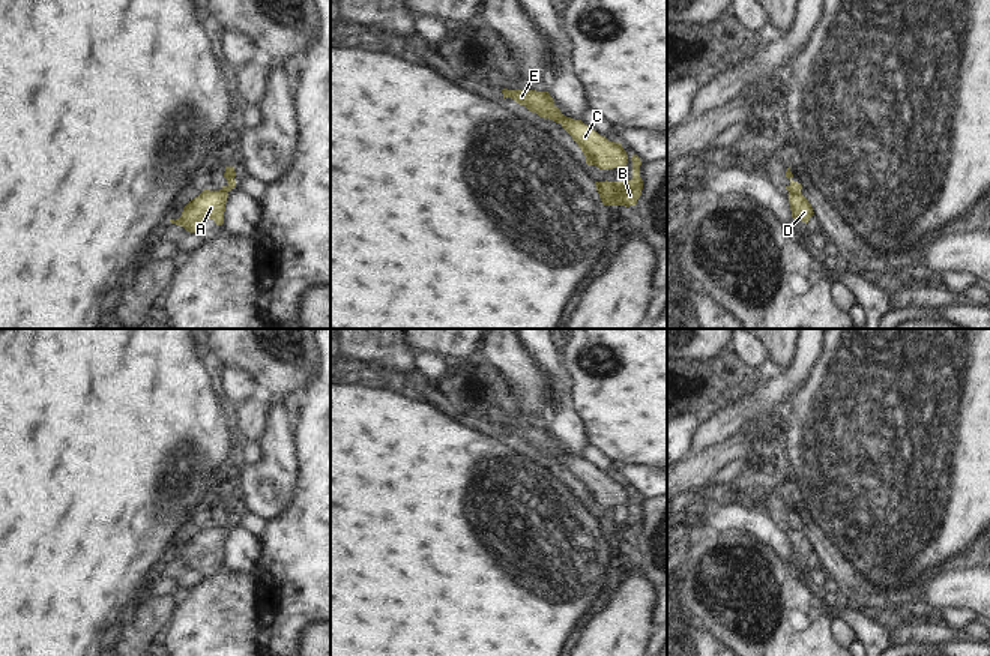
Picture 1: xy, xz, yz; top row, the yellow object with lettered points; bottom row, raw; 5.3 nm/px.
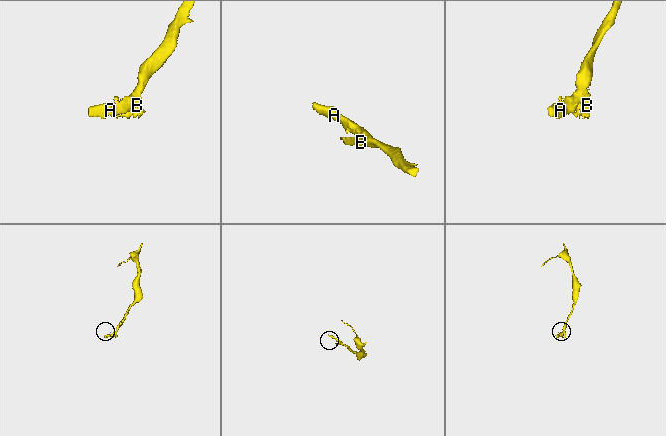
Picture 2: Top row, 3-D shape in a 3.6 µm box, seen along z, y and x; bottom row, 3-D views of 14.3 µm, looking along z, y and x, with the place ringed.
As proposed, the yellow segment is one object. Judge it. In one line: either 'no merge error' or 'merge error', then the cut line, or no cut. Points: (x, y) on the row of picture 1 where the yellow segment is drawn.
no merge error | no cut

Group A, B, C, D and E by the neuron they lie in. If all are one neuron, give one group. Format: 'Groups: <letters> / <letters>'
Groups: A B C D E.

